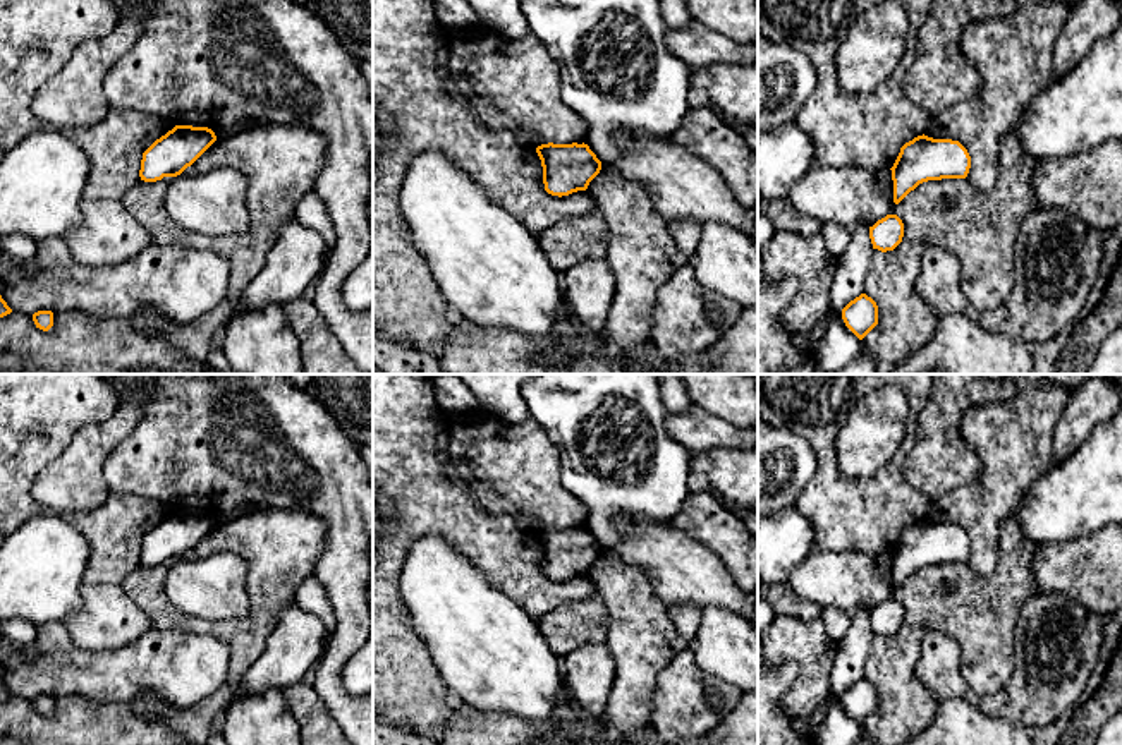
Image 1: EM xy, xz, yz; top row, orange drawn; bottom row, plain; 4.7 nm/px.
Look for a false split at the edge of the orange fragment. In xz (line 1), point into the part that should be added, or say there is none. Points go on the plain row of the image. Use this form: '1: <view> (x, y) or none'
1: none

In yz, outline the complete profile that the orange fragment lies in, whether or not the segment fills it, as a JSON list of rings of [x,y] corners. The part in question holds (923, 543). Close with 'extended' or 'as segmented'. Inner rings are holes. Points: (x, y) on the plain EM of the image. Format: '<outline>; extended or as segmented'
[[[918,520],[900,532],[893,548],[893,587],[899,589],[911,575],[928,565],[966,563],[971,553],[967,534],[952,524]]]; as segmented

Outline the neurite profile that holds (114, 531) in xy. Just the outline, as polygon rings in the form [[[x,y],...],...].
[[[110,494],[93,512],[69,513],[67,518],[89,546],[84,584],[122,584],[141,565],[143,537],[174,512],[168,503]]]

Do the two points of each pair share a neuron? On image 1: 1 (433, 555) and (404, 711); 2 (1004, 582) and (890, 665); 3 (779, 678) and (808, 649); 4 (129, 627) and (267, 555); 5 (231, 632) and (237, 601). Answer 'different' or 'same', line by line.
1: different
2: same
3: different
4: different
5: different

